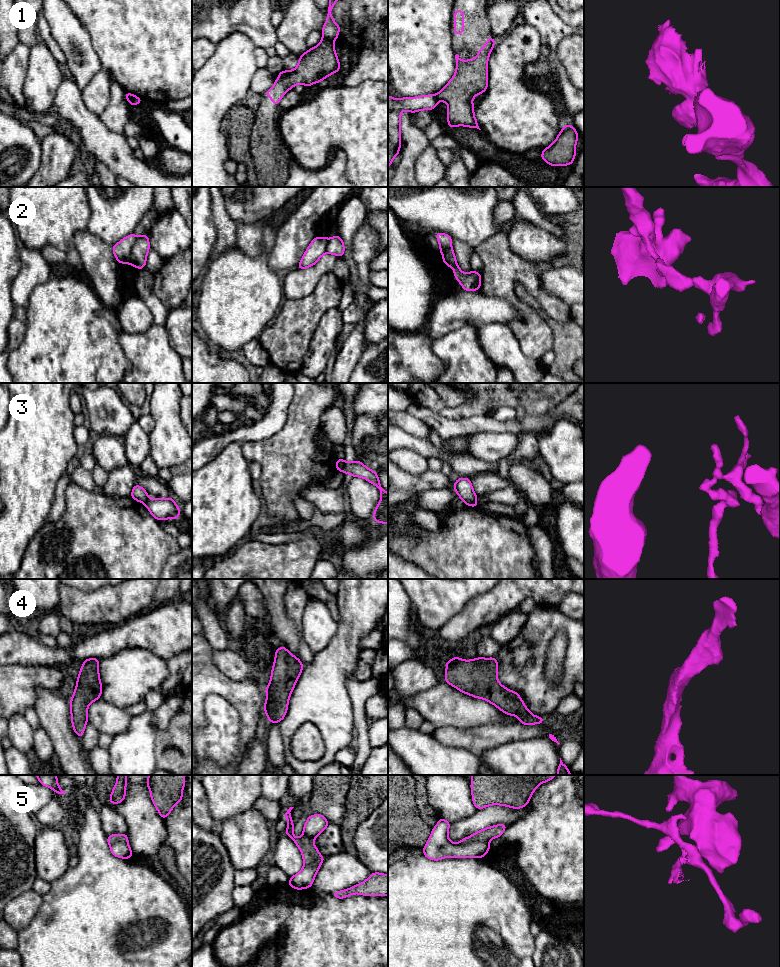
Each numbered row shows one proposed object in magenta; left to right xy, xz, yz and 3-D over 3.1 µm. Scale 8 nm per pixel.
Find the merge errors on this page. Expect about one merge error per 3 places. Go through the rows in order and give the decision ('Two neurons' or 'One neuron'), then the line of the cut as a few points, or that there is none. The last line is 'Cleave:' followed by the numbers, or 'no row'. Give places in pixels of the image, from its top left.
1: Two neurons. Split along xz (323, 37), (333, 42)
2: Two neurons. Split along xy (137, 237), (131, 250), (129, 263)
3: Two neurons. Split along xz (345, 462), (341, 470)
4: One neuron. No split
5: Two neurons. Split along yz (488, 839), (473, 841), (465, 845), (456, 844)
Cleave: 1, 2, 3, 5

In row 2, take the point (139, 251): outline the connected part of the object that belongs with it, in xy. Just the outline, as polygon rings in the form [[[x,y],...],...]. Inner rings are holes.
[[[148,234],[137,237],[137,240],[131,250],[130,264],[138,270],[145,268],[149,250],[150,243]]]

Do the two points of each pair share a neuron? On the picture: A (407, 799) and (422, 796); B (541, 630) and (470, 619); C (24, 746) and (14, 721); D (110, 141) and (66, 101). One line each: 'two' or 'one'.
A: two
B: two
C: one
D: one

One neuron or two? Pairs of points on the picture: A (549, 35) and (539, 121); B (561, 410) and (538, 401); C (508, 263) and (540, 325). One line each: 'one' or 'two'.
A: two
B: two
C: one

